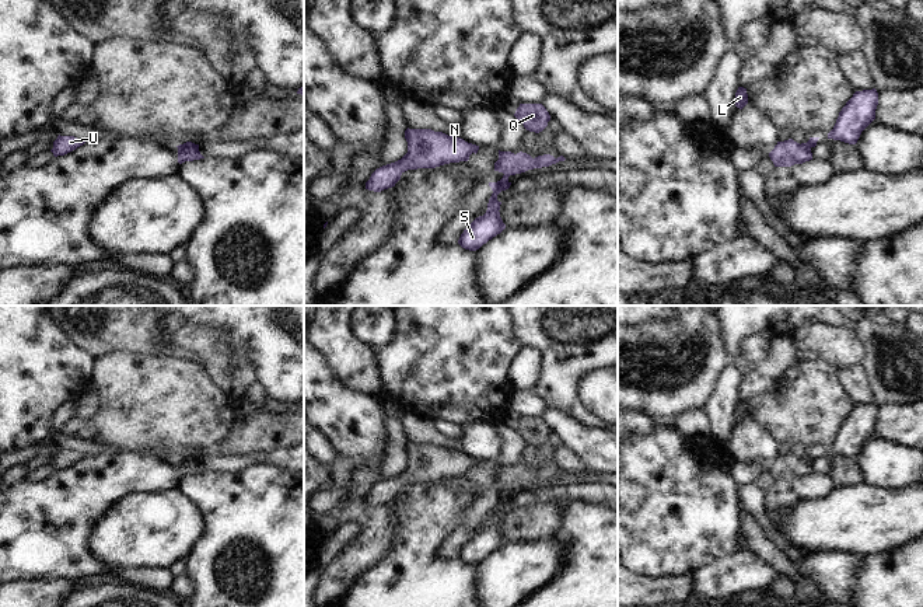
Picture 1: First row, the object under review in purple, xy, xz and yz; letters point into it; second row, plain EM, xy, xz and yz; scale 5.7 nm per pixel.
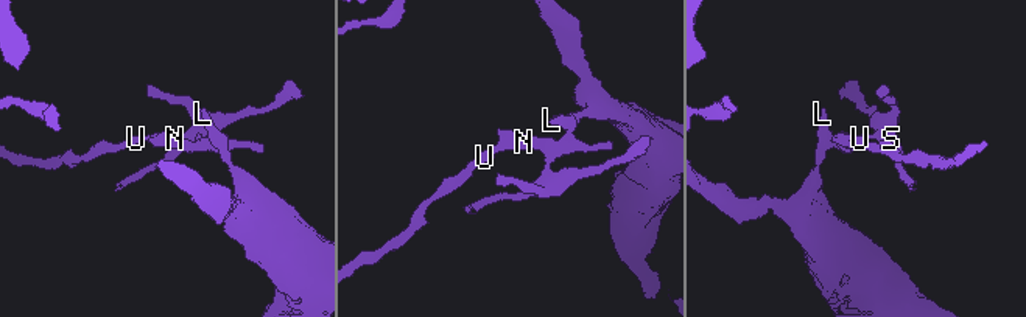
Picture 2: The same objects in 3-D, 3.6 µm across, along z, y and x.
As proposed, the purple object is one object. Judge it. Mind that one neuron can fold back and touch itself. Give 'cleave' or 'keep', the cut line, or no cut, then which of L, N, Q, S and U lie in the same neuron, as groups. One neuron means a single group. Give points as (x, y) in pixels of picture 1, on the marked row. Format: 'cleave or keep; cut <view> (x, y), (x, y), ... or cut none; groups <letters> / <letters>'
cleave; cut xz (500, 180), (507, 182); groups L N Q U / S

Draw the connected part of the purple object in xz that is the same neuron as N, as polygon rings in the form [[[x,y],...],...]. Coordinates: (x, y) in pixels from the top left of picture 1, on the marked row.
[[[406,129],[408,153],[398,161],[377,168],[366,182],[366,189],[381,192],[395,186],[408,170],[436,168],[450,163],[468,161],[479,146],[461,137],[431,129]]]

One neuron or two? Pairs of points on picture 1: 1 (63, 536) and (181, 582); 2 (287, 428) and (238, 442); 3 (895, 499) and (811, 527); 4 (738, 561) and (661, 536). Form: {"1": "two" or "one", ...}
{"1": "two", "2": "one", "3": "one", "4": "two"}

